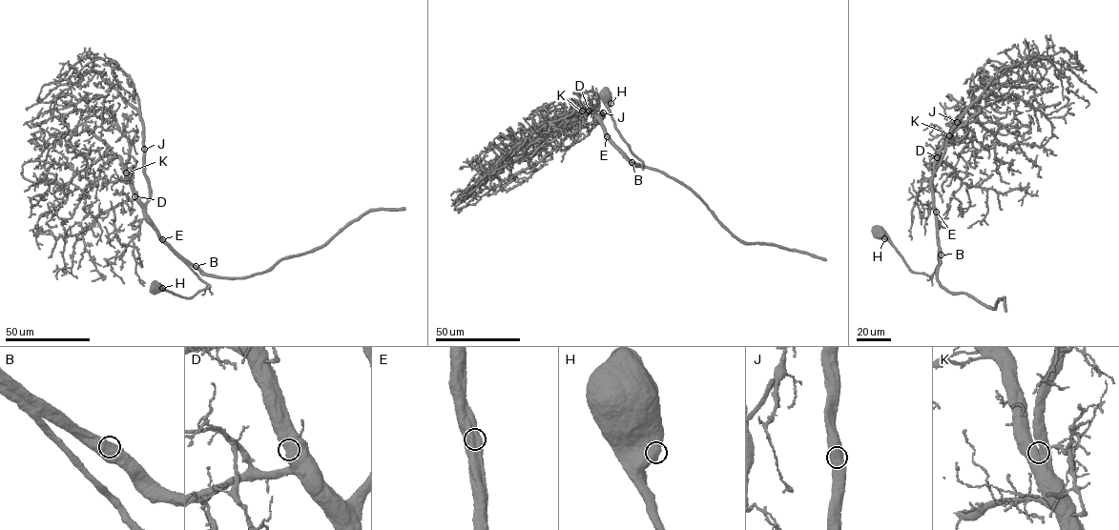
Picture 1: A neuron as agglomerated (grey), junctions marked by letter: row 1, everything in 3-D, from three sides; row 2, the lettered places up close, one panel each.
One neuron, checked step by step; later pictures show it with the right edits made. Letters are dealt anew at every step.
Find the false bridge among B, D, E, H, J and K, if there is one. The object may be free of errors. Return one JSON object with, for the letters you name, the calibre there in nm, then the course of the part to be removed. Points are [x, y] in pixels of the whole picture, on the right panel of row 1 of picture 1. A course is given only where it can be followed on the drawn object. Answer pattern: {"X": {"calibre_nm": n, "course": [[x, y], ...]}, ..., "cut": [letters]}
{"cut": []}

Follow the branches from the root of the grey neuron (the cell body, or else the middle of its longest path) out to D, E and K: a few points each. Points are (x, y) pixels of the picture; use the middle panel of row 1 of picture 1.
D: (605, 95), (614, 125), (631, 152), (643, 164), (631, 164), (608, 136), (601, 119), (589, 111)
E: (605, 95), (614, 125), (631, 152), (643, 164), (631, 164), (607, 136)
K: (605, 95), (614, 125), (631, 152), (643, 164), (632, 164), (624, 156), (608, 136), (593, 110), (582, 111)

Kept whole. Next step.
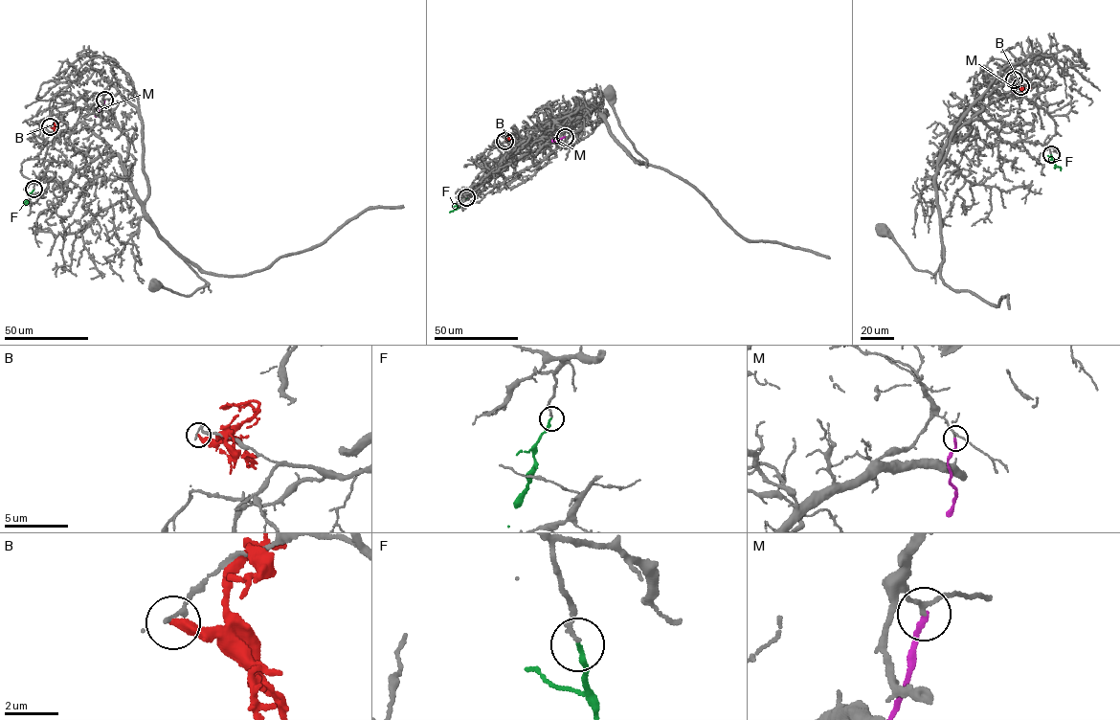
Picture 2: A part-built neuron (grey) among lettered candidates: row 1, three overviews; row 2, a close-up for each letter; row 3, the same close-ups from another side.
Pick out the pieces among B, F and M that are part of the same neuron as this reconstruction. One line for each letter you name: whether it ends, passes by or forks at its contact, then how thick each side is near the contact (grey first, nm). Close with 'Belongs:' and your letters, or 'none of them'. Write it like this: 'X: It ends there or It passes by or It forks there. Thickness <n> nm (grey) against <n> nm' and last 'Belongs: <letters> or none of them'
F: It ends there. Thickness 150 nm (grey) against 160 nm
Belongs: F

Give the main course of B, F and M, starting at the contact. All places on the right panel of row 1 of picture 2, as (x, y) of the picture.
B: (1020, 86), (1032, 89)
F: (1051, 154), (1052, 161), (1061, 170)
M: (1014, 79), (1014, 92)

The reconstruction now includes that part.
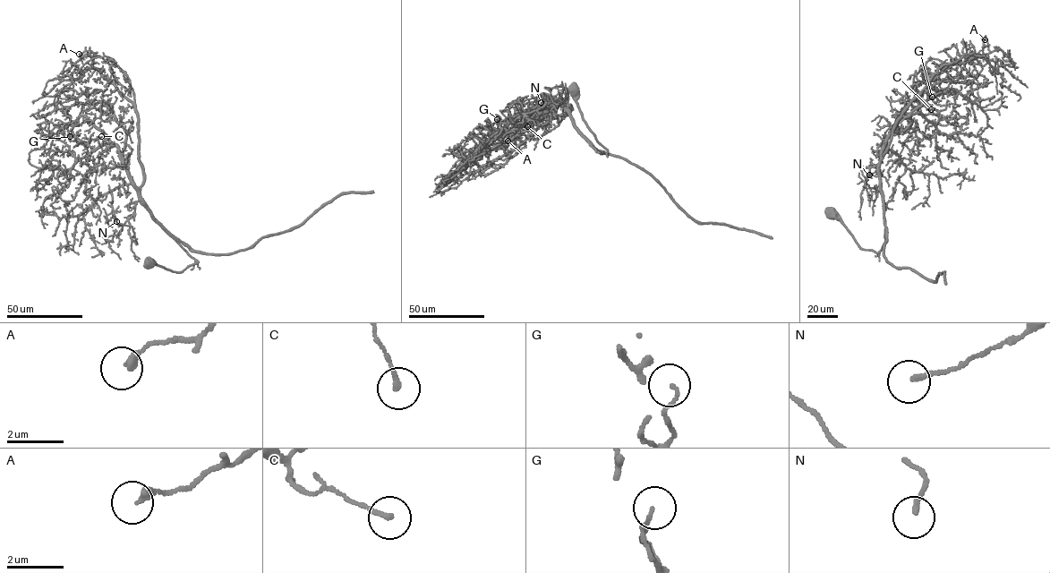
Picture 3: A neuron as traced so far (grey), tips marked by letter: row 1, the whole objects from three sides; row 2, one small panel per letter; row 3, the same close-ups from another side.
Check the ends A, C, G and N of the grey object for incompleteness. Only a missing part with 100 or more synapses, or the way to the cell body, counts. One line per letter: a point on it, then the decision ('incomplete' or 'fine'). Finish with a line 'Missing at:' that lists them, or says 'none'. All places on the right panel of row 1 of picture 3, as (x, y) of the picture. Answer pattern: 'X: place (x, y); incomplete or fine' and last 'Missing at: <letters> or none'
A: place (985, 39); fine
C: place (931, 109); fine
G: place (932, 97); fine
N: place (869, 175); fine
Missing at: none

